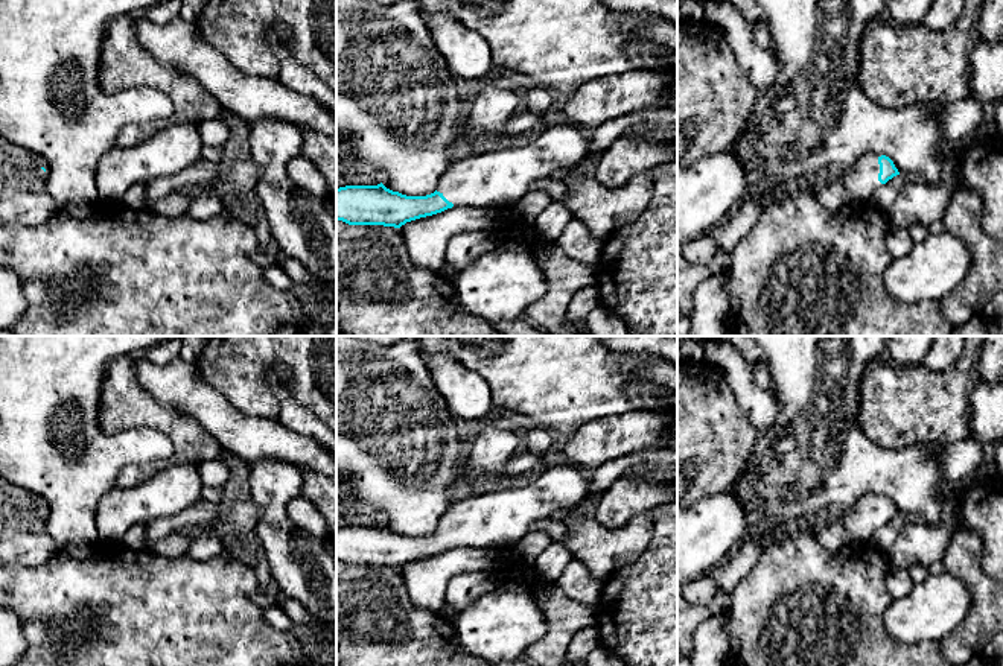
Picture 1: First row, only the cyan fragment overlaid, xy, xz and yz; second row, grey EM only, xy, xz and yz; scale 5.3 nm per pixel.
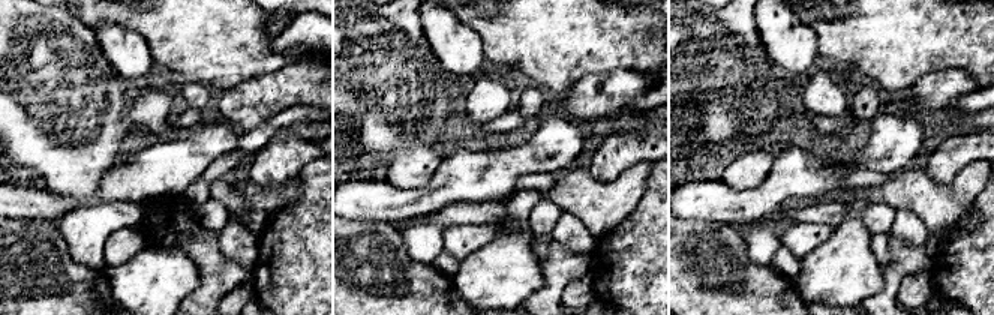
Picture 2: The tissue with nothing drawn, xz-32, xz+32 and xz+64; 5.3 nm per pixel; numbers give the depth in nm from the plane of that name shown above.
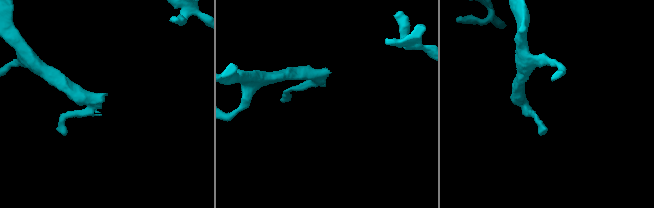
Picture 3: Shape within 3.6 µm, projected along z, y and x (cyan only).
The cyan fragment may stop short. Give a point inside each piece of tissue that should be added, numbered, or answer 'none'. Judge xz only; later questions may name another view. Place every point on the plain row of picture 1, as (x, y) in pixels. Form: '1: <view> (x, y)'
1: xz (499, 519)

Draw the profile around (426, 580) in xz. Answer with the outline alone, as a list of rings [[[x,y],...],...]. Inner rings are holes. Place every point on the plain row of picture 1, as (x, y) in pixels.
[[[452,547],[406,563],[399,570],[416,607],[441,613],[449,581],[458,573],[495,570],[502,558],[499,547]]]

